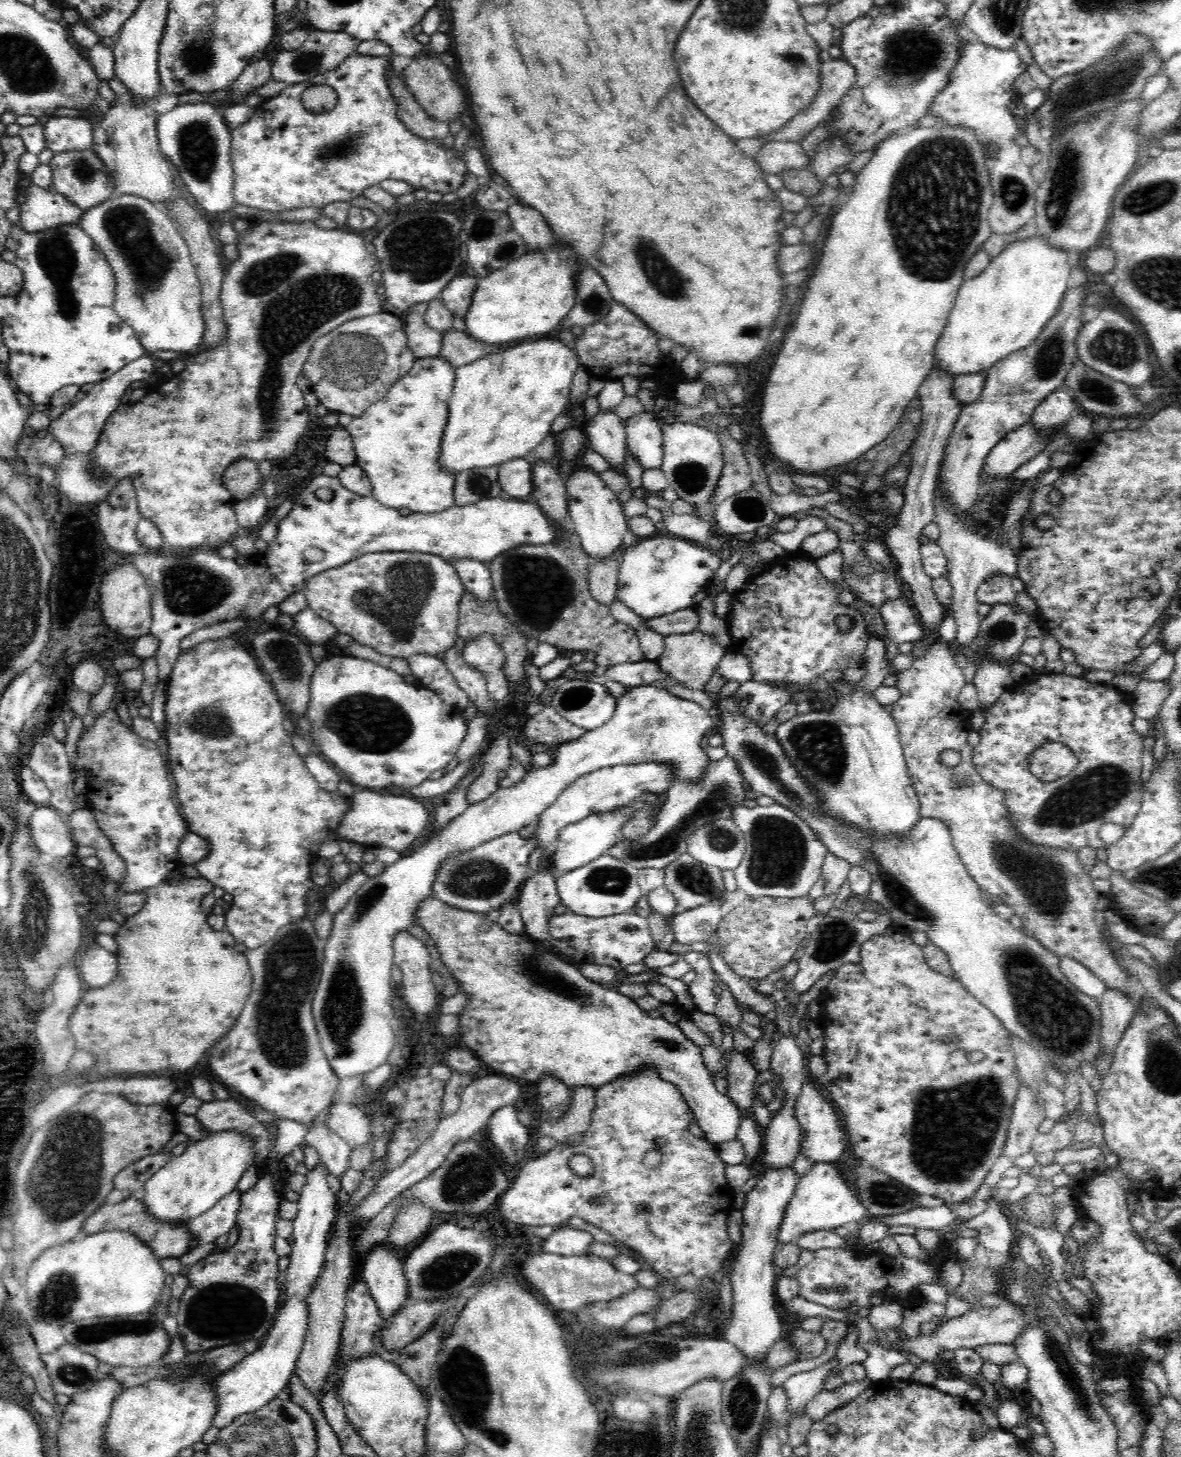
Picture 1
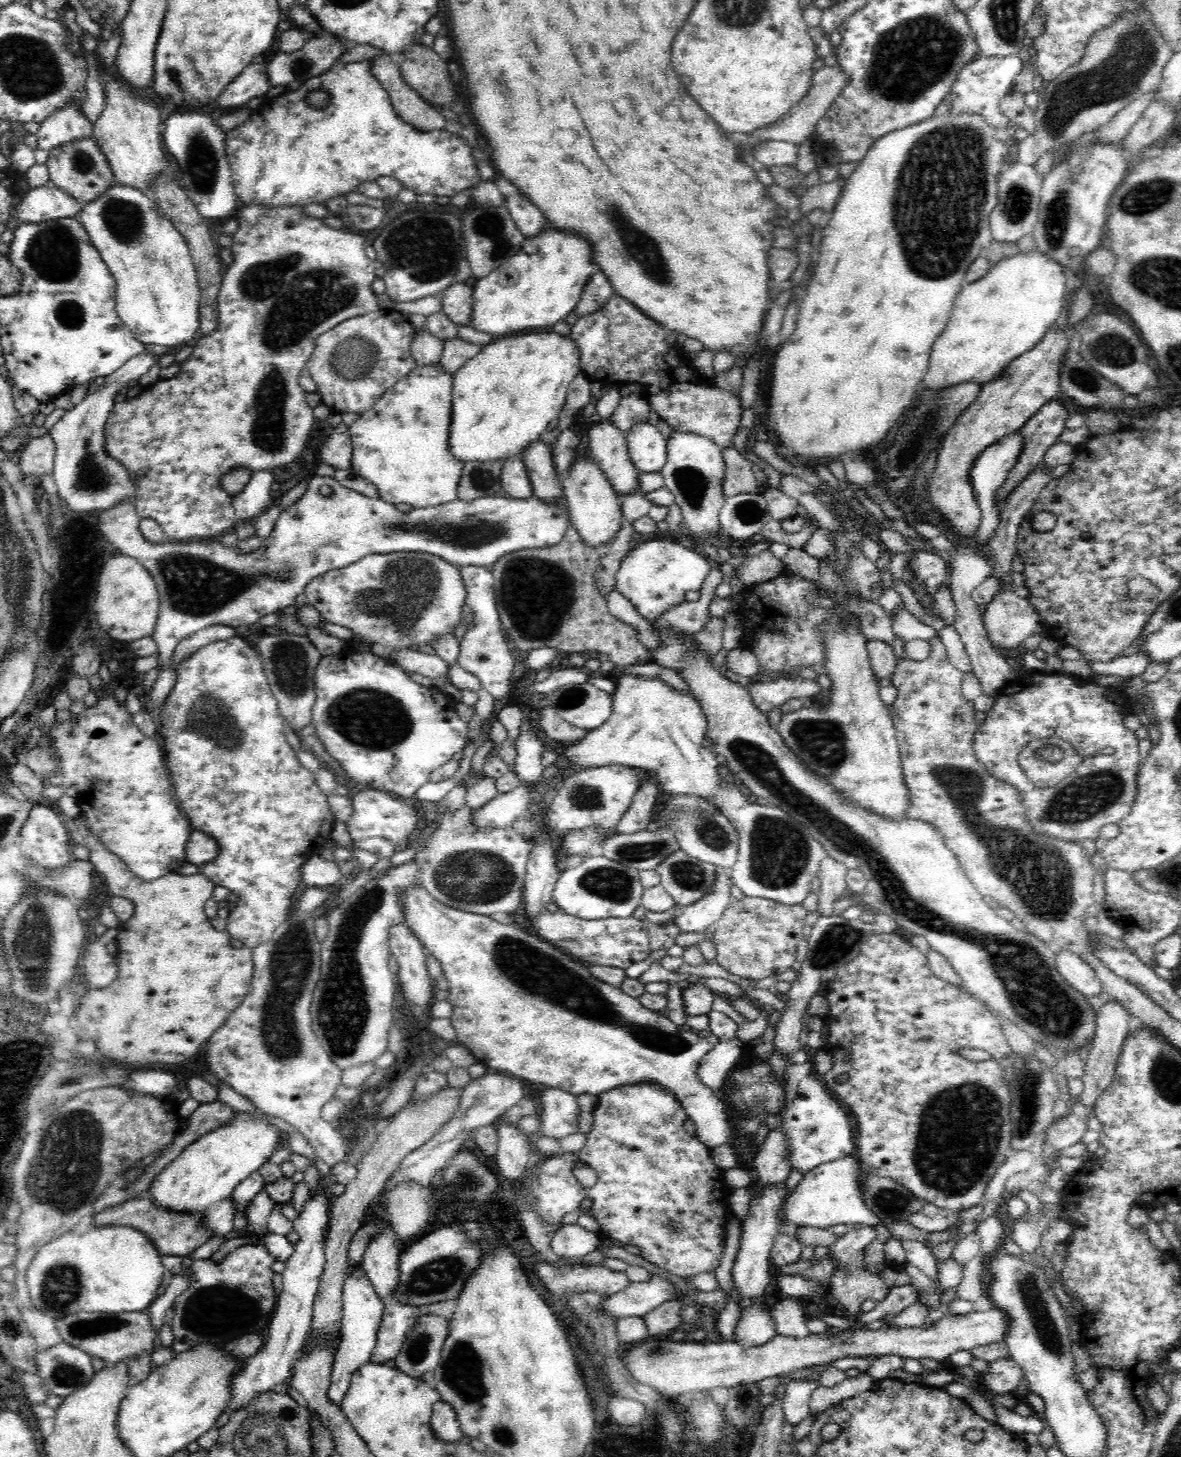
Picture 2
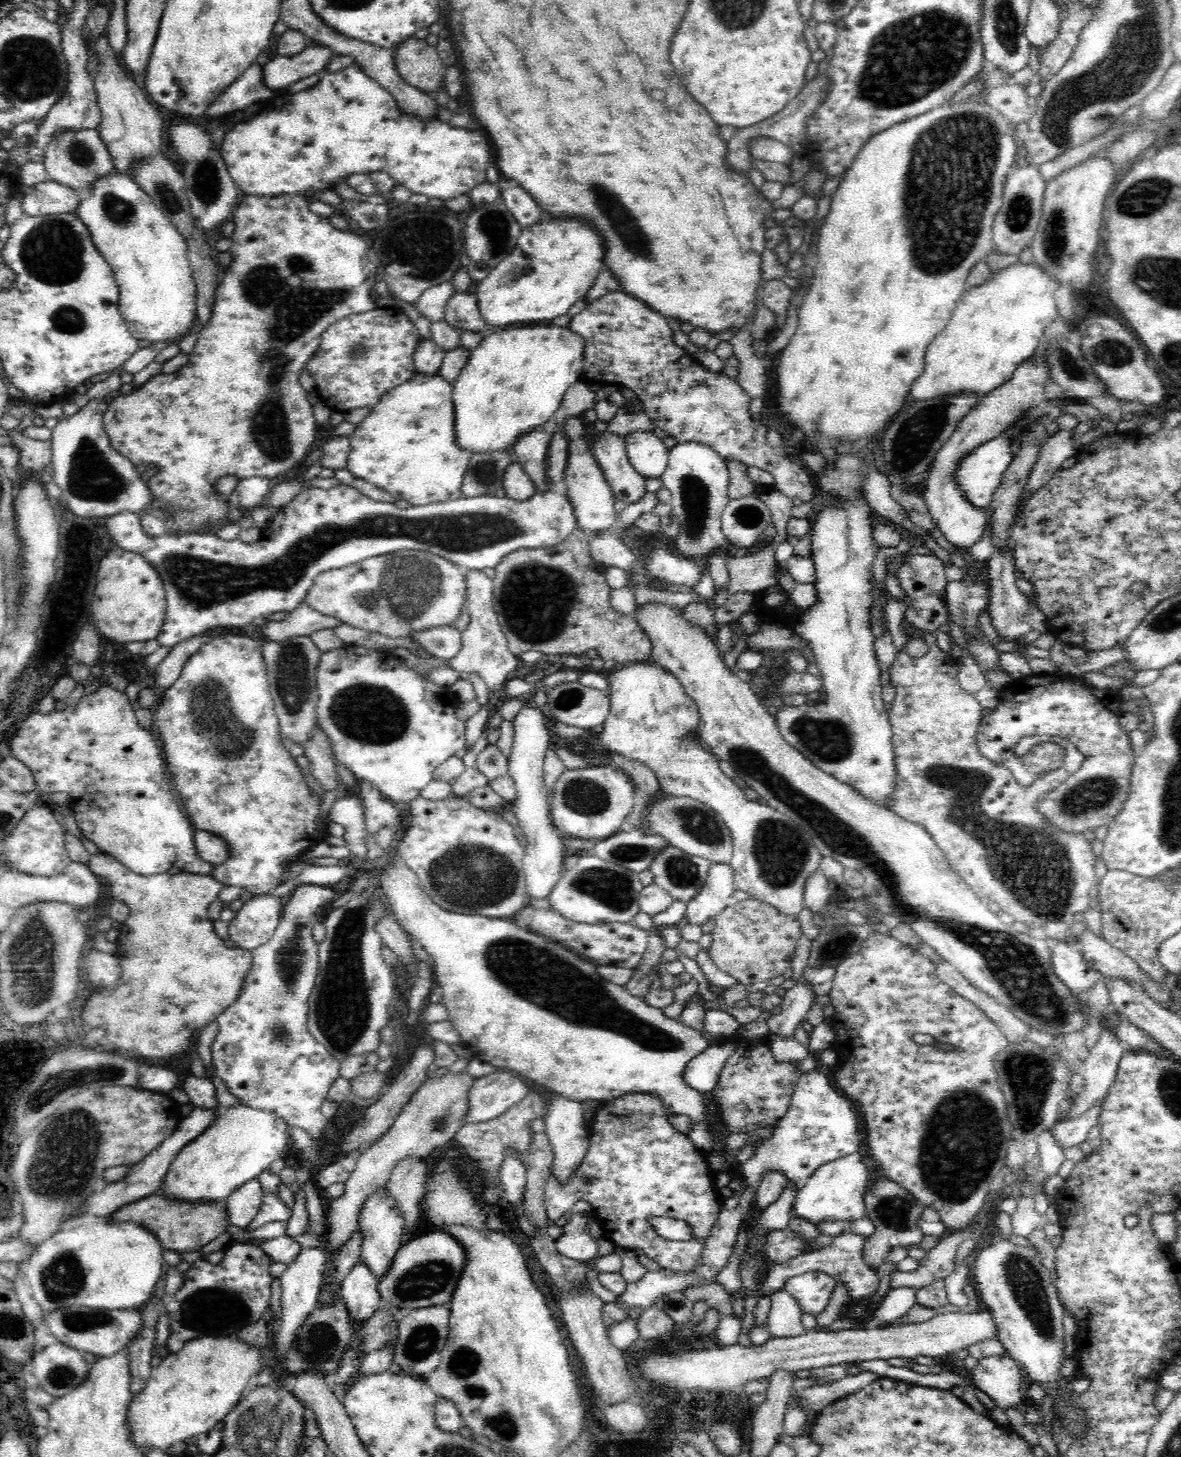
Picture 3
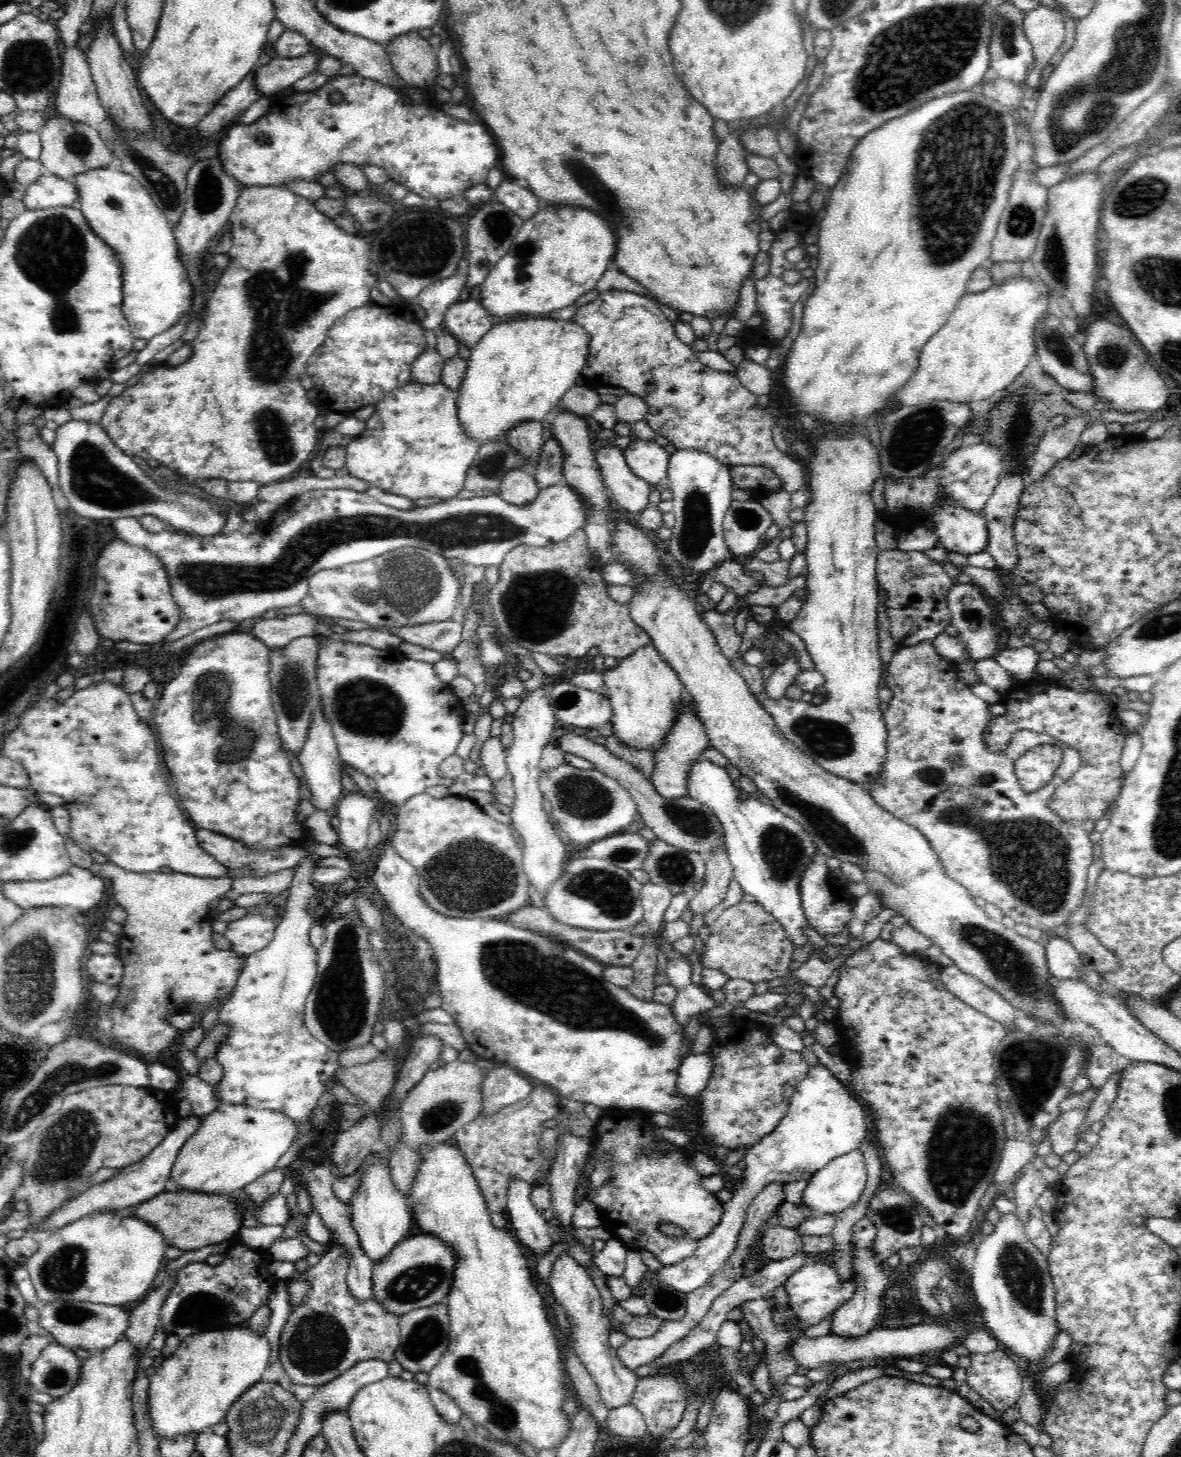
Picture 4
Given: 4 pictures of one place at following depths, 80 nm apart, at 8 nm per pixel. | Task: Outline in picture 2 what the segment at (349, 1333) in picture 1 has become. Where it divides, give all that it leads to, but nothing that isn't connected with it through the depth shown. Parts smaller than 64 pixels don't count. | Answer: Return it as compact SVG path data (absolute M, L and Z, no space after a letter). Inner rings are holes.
M353 1268L351 1274L344 1280L342 1292L343 1316L341 1320L341 1335L338 1348L335 1352L331 1372L331 1386L328 1389L328 1398L339 1406L348 1392L352 1376L358 1368L370 1362L377 1342L377 1330L383 1316L384 1302L374 1290L374 1285L368 1280L364 1271Z

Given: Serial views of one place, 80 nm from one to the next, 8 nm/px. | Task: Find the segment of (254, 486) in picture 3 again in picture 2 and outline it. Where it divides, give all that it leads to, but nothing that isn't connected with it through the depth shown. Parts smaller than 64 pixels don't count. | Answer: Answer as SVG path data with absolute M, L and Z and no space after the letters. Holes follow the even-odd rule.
M269 470L254 471L246 488L231 496L230 502L239 523L254 523L256 516L268 508L273 480L273 473Z

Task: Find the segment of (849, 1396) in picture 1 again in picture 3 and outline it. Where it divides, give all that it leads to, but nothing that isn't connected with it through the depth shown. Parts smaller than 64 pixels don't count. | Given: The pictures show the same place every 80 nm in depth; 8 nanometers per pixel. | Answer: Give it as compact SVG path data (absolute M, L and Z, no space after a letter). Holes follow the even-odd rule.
M860 1372L856 1376L847 1375L842 1380L836 1380L833 1383L824 1383L817 1385L814 1383L800 1383L793 1384L793 1390L790 1392L792 1395L805 1398L808 1407L819 1413L826 1406L830 1406L836 1400L840 1400L849 1394L854 1394L862 1388L866 1388L868 1384L872 1384L879 1380L880 1376L870 1372Z

